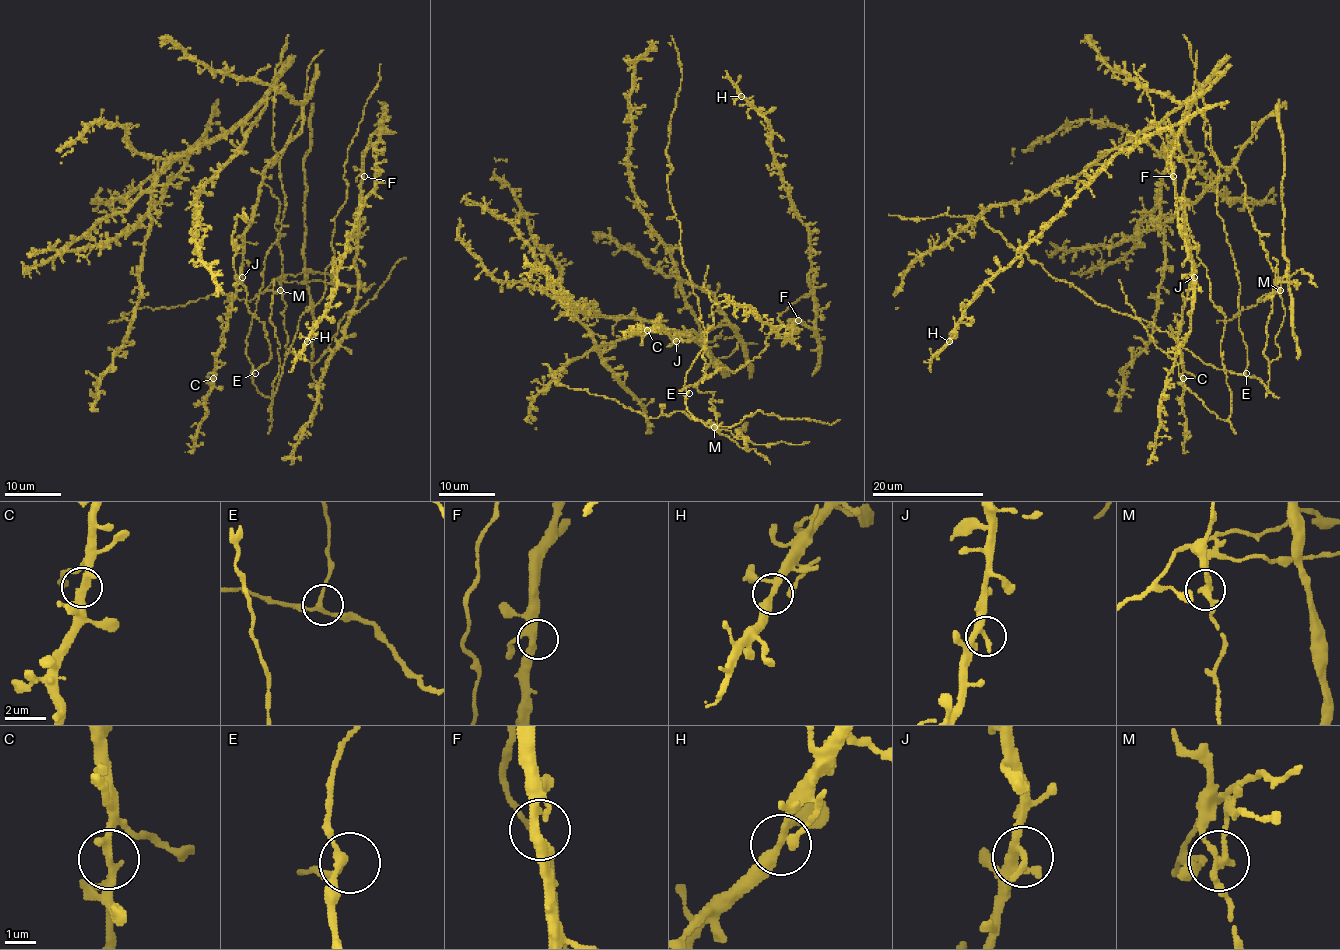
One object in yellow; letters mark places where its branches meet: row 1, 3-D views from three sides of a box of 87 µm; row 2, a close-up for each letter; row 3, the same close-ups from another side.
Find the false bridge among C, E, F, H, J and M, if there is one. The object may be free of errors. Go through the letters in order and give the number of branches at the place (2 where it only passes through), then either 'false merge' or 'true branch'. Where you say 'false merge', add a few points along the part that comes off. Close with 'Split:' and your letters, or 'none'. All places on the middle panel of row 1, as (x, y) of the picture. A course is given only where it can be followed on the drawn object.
C: 3 branches meet; true branch
E: 3 branches meet; true branch
F: 3 branches meet; true branch
H: 3 branches meet; true branch
J: 3 branches meet; true branch
M: 3 branches meet; false merge; foreign part runs (714, 426), (673, 411), (668, 415), (645, 418), (610, 398), (568, 388), (542, 363)
Split: M

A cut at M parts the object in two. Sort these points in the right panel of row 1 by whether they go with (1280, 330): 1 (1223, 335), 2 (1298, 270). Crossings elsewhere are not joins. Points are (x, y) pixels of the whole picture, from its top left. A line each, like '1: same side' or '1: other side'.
1: same side
2: other side

